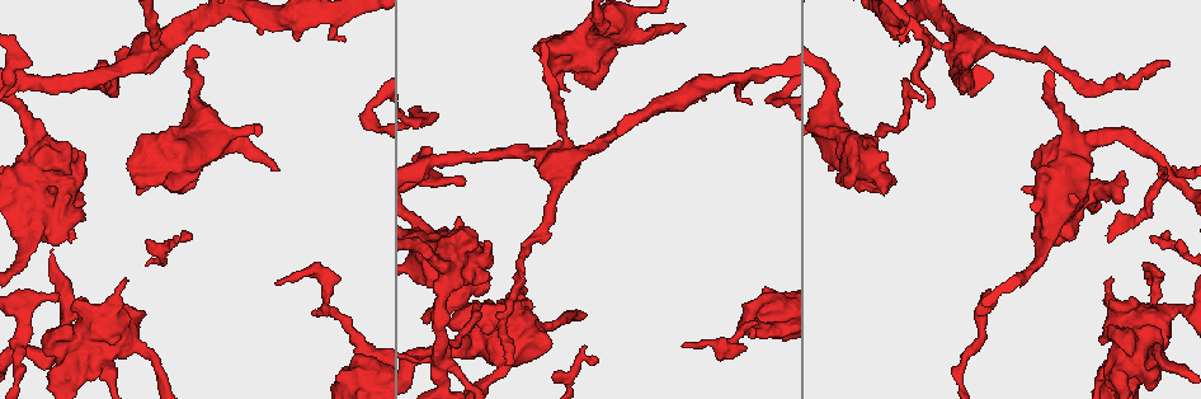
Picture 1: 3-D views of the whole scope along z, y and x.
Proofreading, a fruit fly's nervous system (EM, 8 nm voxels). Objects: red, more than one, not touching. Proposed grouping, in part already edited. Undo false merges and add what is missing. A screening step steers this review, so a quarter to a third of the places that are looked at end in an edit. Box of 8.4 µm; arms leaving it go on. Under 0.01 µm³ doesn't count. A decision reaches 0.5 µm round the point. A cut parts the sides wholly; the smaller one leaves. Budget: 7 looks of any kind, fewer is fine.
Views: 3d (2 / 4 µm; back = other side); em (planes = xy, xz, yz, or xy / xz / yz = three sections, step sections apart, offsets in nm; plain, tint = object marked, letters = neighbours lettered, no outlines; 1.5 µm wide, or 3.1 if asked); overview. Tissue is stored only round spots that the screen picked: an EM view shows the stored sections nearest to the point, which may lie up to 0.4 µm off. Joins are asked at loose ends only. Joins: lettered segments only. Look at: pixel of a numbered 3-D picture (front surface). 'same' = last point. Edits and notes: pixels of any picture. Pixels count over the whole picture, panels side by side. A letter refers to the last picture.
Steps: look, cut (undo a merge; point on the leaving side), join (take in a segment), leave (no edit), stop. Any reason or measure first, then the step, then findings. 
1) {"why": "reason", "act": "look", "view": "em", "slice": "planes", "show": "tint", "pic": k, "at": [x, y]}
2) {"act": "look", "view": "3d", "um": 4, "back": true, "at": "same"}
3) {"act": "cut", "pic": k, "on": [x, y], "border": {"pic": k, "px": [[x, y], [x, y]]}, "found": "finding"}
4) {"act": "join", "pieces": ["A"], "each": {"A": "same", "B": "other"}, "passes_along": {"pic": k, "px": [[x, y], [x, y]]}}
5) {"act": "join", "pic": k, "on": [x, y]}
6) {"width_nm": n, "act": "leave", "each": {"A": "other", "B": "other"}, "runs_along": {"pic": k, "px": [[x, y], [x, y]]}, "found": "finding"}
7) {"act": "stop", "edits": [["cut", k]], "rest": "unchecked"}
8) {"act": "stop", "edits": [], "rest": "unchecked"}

{"why": "four or more arms meet", "act": "look", "view": "em", "slice": "xy", "step": 4, "show": "tint", "pic": 1, "at": [1170, 175]}

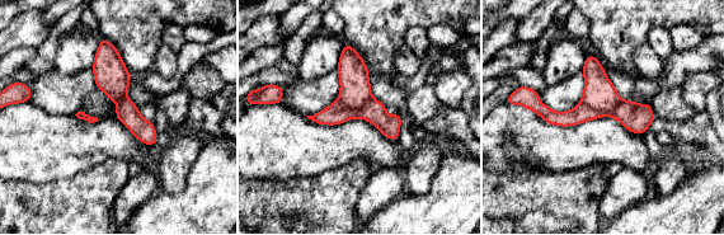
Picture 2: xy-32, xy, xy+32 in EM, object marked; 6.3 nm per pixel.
{"act": "look", "view": "em", "slice": "xy", "step": 4, "show": "letters", "at": "same"}

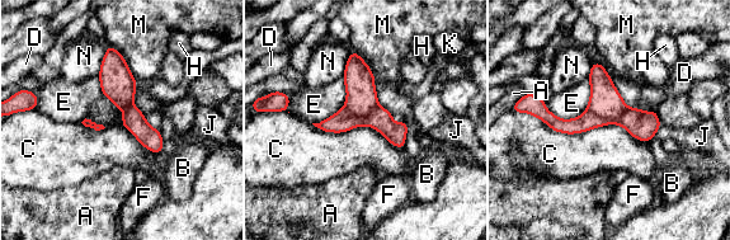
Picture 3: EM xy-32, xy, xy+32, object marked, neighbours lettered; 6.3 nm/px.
{"act": "leave", "each": {"A": "other", "B": "other", "C": "other", "D": "other", "E": "other", "F": "other", "H": "other", "J": "other", "K": "other", "M": "other", "N": "other"}, "runs_along": {"pic": 3, "px": [[111, 56], [123, 103], [159, 149]]}, "found": "one neuron here"}

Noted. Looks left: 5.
{"why": "branch stops here", "act": "look", "view": "3d", "um": 4, "pic": 1, "at": [56, 294]}

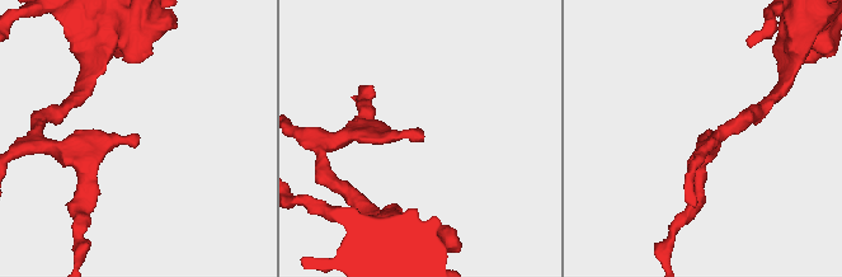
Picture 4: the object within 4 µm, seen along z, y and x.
{"act": "look", "view": "em", "slice": "planes", "show": "letters", "pic": 4, "at": [138, 136]}

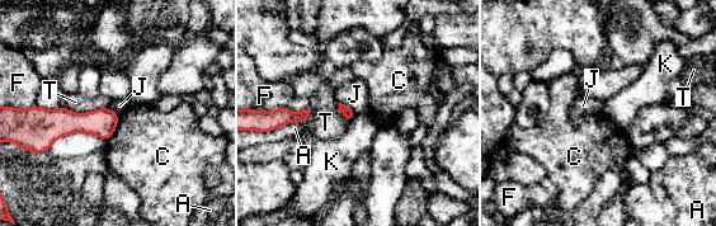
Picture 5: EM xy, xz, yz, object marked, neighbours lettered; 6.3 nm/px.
{"act": "leave", "each": {"A": "other", "C": "other", "F": "other", "J": "other", "K": "other", "T": "other"}, "runs_along": {"pic": 5, "px": [[114, 117], [103, 122], [38, 121]]}, "found": "no lettered segment goes on from it"}

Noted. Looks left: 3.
{"act": "look", "view": "3d", "um": 2, "pic": 1, "at": [278, 170]}

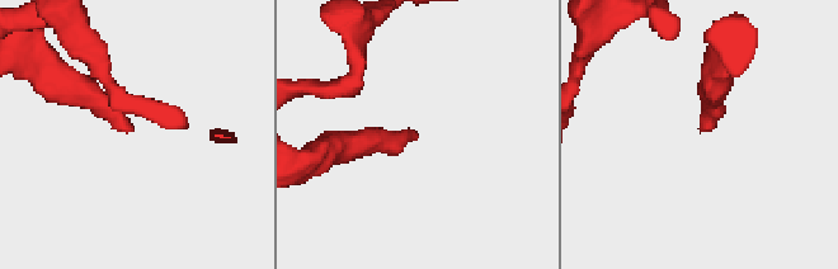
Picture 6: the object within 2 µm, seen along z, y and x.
{"act": "look", "view": "em", "slice": "planes", "show": "plain", "pic": 6, "at": [413, 131]}

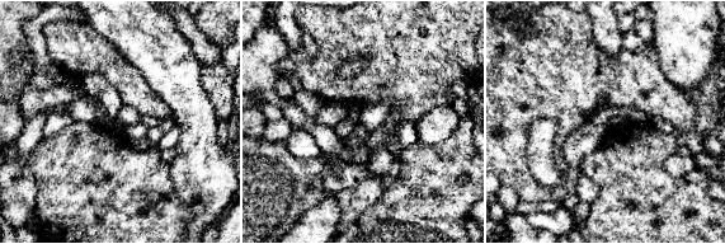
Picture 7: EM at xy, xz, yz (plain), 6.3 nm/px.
{"act": "look", "view": "em", "slice": "planes", "show": "letters", "at": "same"}

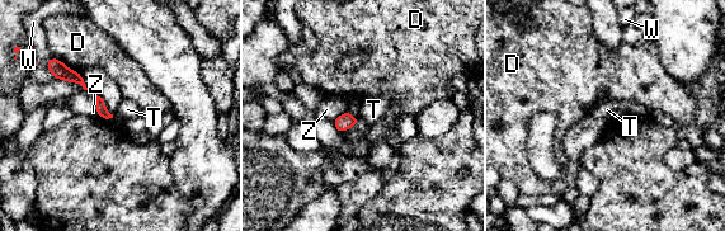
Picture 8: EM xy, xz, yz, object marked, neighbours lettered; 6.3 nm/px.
{"act": "leave", "each": {"D": "other", "T": "other", "W": "other", "Z": "other"}, "border": {"pic": 8, "px": [[332, 121], [340, 133]]}, "found": "no lettered segment goes on from it"}

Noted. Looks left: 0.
{"act": "stop", "edits": [], "rest": "unchecked"}

